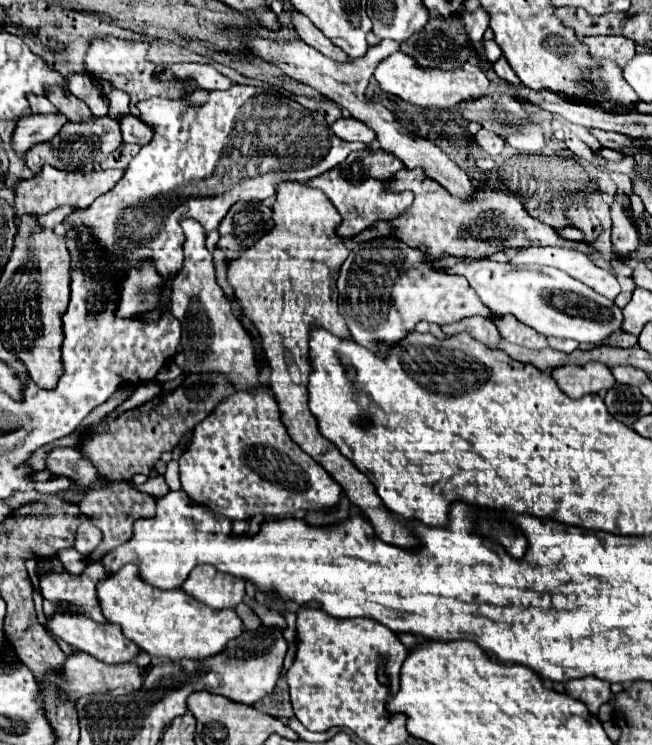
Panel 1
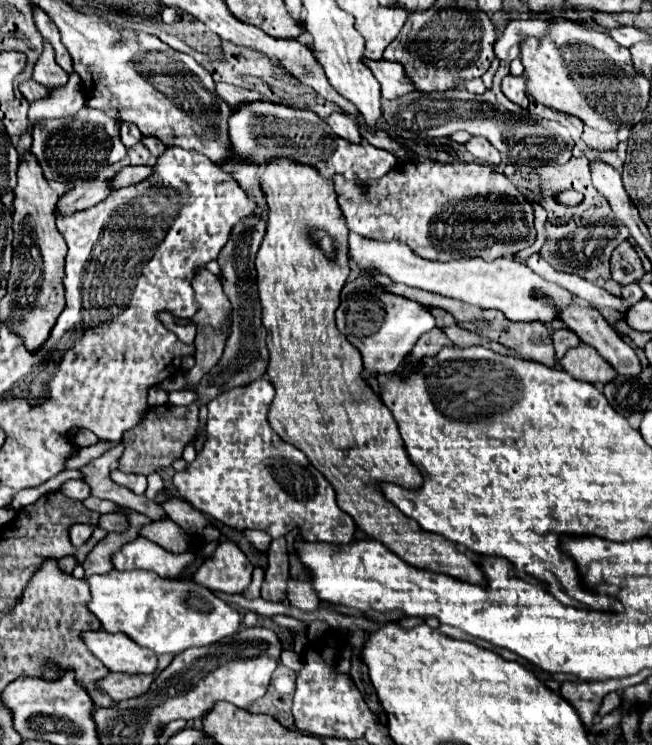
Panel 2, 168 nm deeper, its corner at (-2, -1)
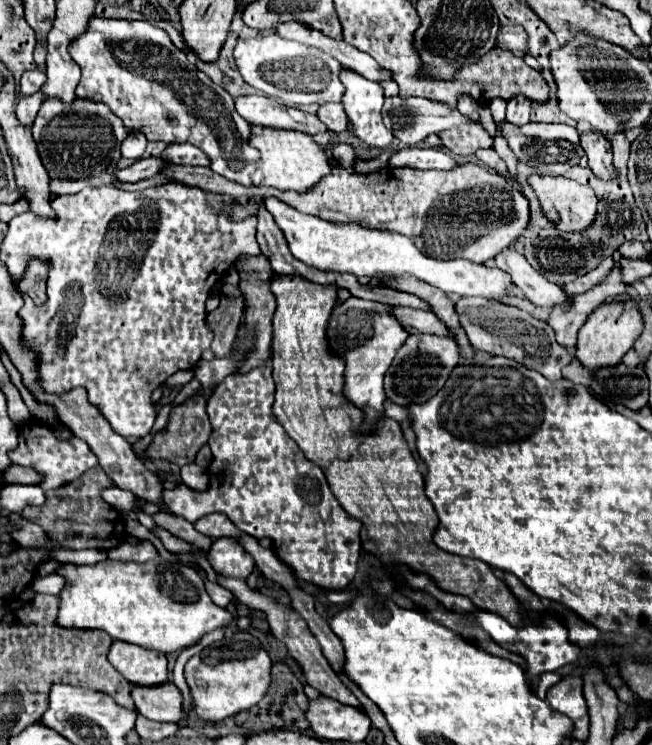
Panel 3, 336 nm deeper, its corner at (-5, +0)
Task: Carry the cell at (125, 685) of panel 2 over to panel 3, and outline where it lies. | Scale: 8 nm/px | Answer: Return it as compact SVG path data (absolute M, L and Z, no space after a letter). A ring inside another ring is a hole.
M173 683L167 687L133 687L131 695L137 711L151 721L181 723L185 719L183 695Z

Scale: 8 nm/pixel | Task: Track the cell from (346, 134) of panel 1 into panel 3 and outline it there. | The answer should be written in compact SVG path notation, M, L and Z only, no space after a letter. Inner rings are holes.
M323 103L317 111L317 117L327 125L329 131L341 133L347 129L347 115L341 103Z

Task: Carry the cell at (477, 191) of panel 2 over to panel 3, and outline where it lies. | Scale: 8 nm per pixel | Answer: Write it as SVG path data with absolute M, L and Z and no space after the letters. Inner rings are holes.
M467 163L459 165L451 171L419 171L419 169L393 169L385 167L381 171L369 173L369 175L357 175L349 173L343 167L333 167L329 175L325 175L321 181L317 181L309 191L295 193L295 191L277 191L273 187L243 187L235 181L229 181L209 167L185 167L185 165L171 165L163 171L165 175L175 177L179 183L195 185L209 191L221 191L231 197L237 197L239 201L245 201L249 197L277 197L283 203L291 205L299 213L315 215L319 219L325 219L329 223L359 223L367 229L379 229L389 233L399 233L409 237L423 255L431 255L433 259L469 259L473 263L485 263L493 259L503 247L511 247L521 233L529 225L529 203L527 199L509 185L509 181L497 173L491 173L489 169Z

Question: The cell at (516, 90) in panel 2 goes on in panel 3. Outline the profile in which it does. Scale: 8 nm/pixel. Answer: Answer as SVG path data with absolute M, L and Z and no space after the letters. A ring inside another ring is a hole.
M511 99L511 103L507 105L507 121L513 125L529 123L529 113L531 103L527 103L527 99Z

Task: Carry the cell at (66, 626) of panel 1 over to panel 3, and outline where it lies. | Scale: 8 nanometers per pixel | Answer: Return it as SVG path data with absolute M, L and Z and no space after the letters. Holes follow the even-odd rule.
M113 641L109 651L111 665L131 683L141 687L155 687L167 683L167 659L159 651L147 651L131 643Z

